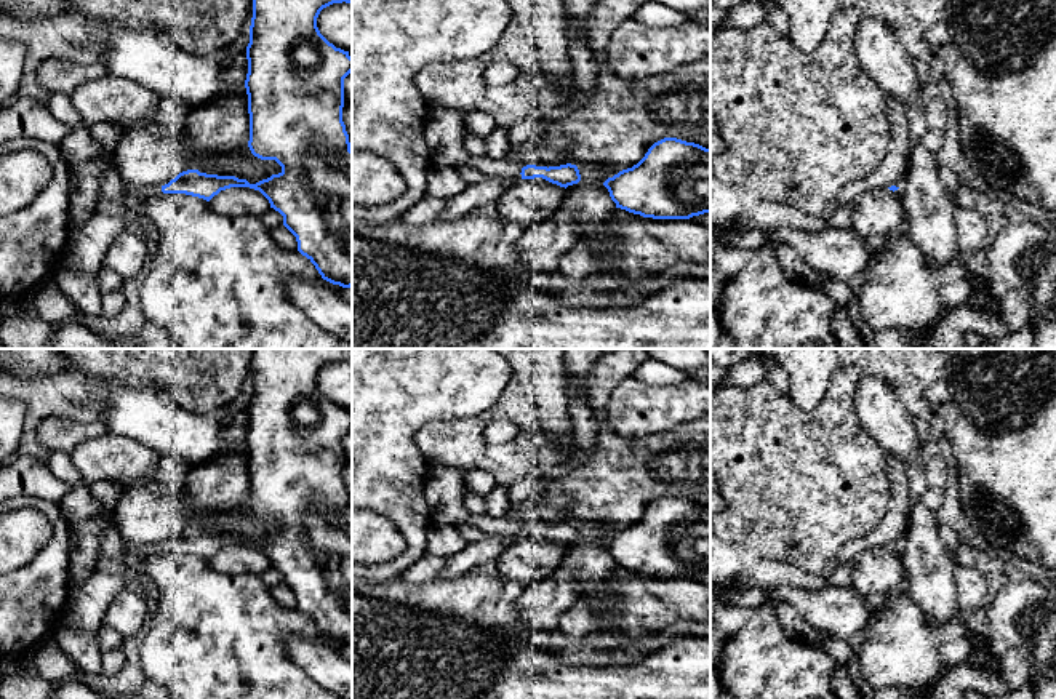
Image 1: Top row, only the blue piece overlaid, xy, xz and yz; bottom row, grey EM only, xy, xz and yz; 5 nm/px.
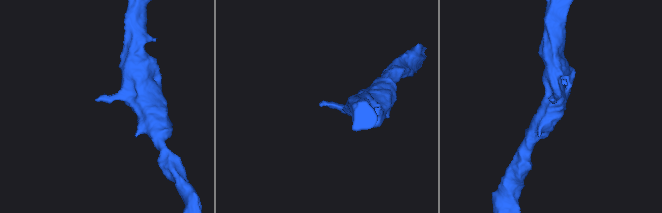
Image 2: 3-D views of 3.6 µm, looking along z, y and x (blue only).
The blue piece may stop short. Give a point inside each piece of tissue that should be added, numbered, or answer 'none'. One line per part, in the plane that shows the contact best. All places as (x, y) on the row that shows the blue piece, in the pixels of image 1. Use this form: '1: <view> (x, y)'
1: xz (445, 128)

